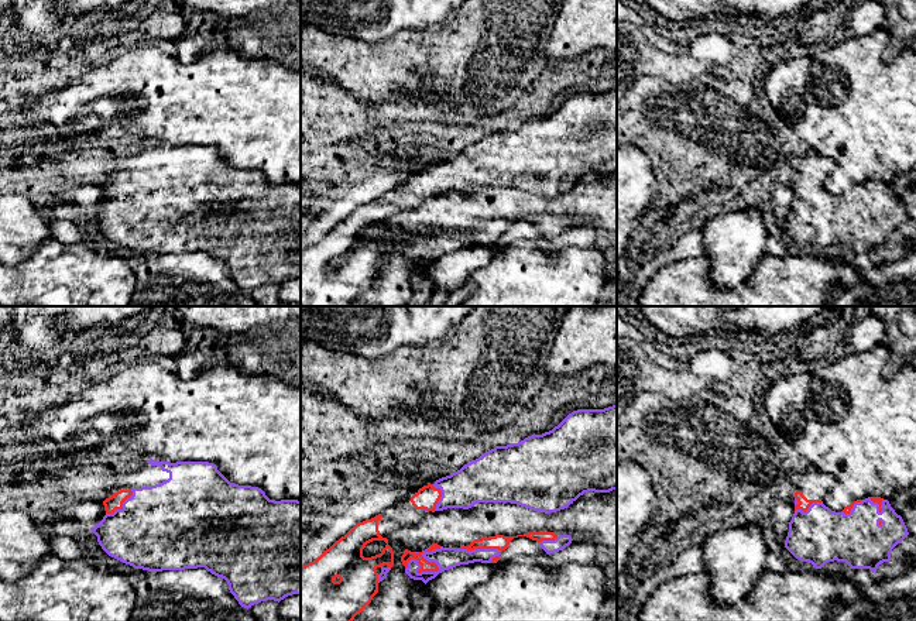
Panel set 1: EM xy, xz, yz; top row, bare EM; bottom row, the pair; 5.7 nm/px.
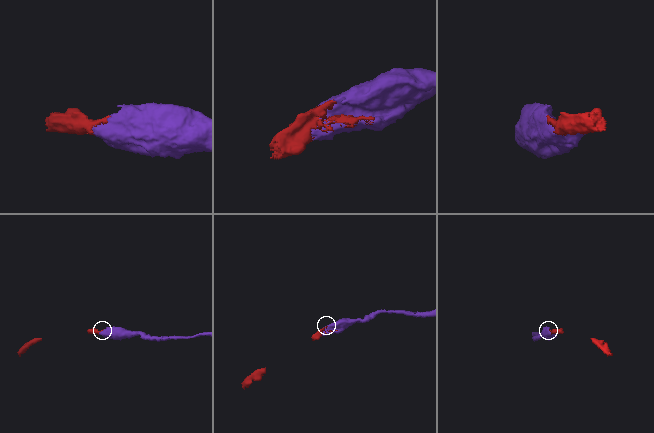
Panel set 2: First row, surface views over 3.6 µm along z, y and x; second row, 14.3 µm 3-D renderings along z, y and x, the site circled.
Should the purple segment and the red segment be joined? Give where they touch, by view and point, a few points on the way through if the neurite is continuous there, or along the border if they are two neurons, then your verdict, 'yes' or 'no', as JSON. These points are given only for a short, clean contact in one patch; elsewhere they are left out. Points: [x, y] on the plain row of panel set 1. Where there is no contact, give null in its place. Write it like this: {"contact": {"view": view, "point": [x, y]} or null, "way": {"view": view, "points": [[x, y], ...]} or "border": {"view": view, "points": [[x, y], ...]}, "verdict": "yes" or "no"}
{"contact": {"view": "xz", "point": [436, 256]}, "verdict": "yes"}

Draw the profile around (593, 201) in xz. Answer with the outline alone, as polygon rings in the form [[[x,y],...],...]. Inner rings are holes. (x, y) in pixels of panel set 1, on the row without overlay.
[[[617,174],[589,175],[567,192],[545,198],[511,186],[476,186],[471,192],[447,192],[426,199],[402,219],[387,222],[394,250],[380,265],[378,277],[351,306],[406,306],[412,298],[412,277],[425,270],[405,257],[404,234],[422,236],[432,227],[460,231],[474,223],[528,216],[576,219],[584,226],[617,231]]]

